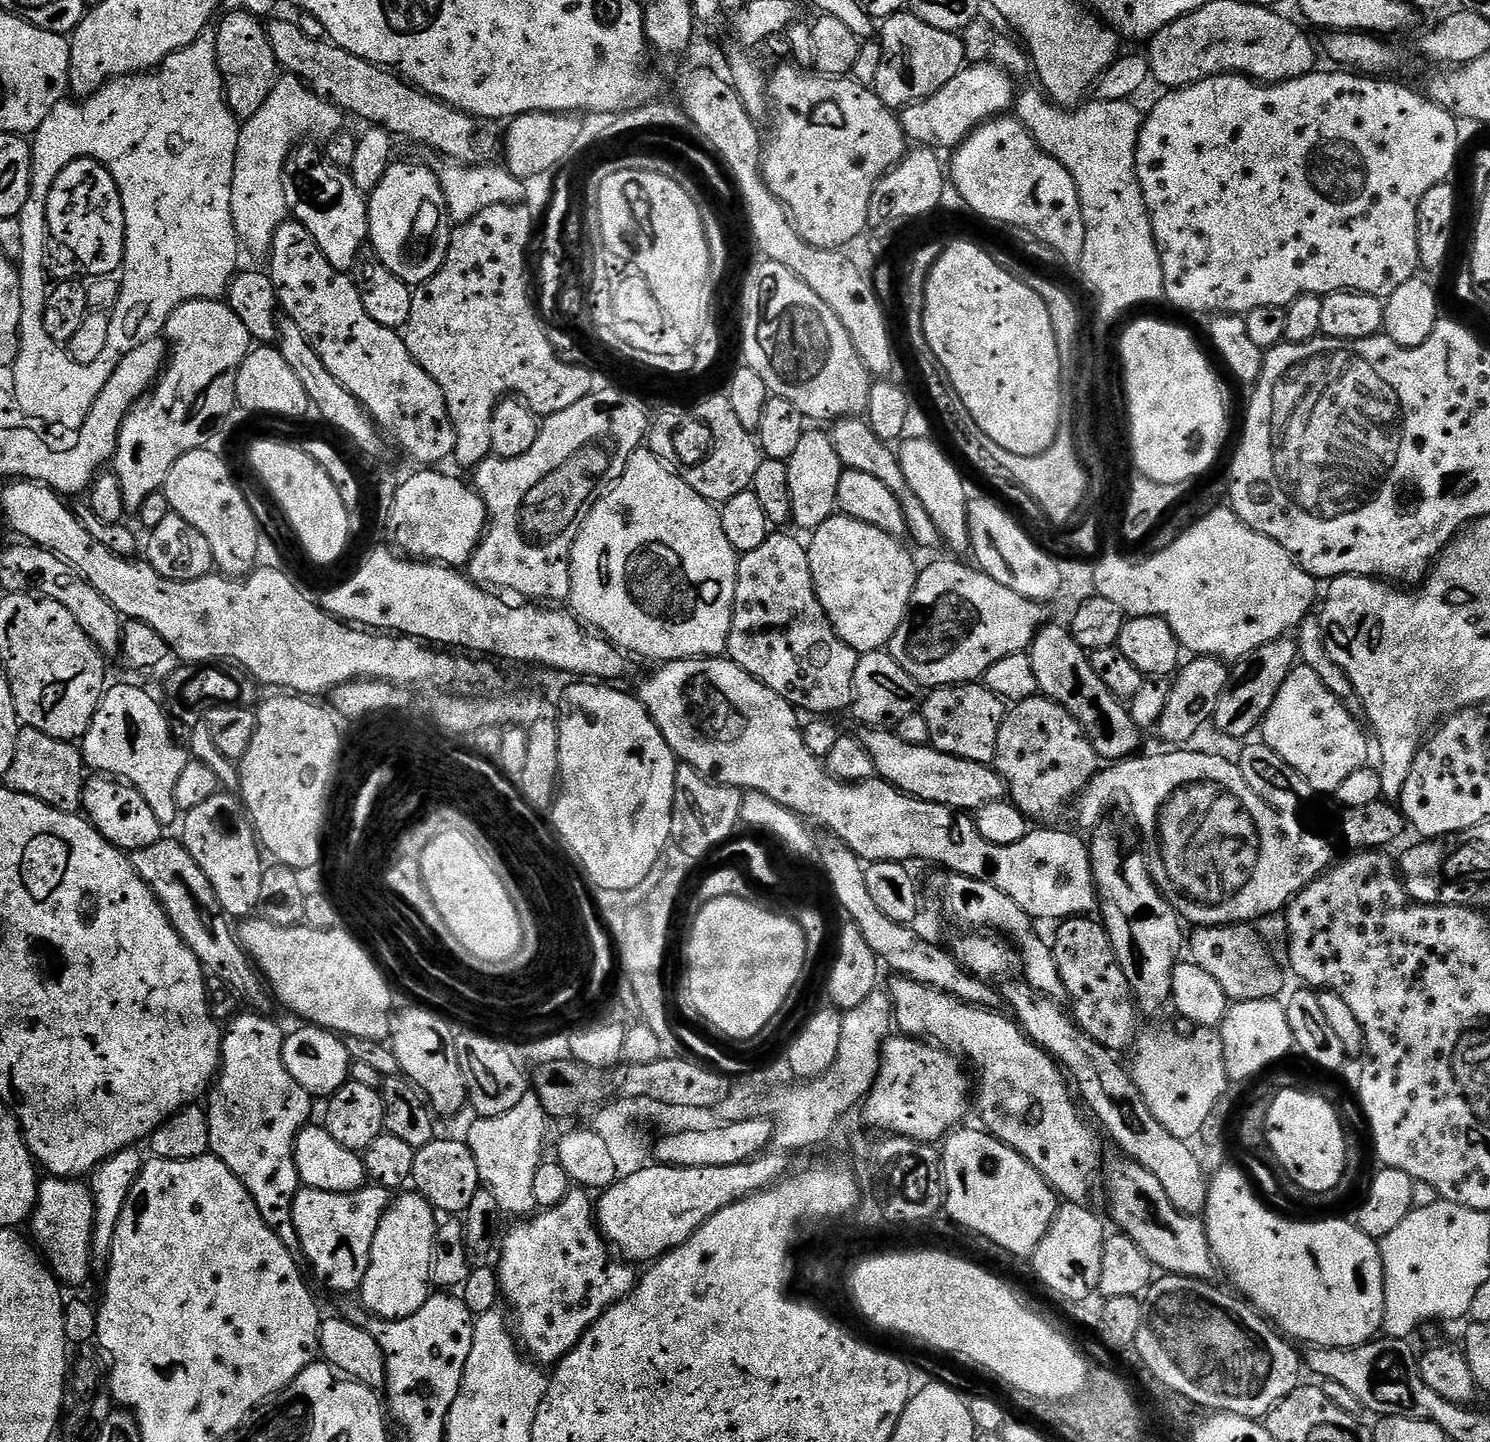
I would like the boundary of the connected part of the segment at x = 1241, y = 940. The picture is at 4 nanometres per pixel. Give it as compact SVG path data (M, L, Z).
M1247 923L1227 926L1200 926L1191 933L1187 941L1187 951L1192 951L1191 963L1202 966L1206 974L1226 990L1229 1001L1270 1000L1279 997L1284 988L1284 976L1276 965L1270 949L1264 940L1255 932L1255 927Z

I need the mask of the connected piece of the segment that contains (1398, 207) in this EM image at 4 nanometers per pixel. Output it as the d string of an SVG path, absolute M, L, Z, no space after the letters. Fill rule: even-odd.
M1317 70L1308 76L1303 76L1297 80L1283 80L1280 84L1265 84L1257 82L1247 76L1239 74L1225 74L1222 76L1211 76L1202 82L1194 82L1185 88L1173 88L1163 93L1164 97L1153 106L1144 116L1144 125L1140 128L1140 137L1136 147L1136 173L1138 182L1142 186L1142 198L1146 198L1146 206L1150 214L1150 222L1154 230L1156 245L1160 251L1160 261L1162 262L1162 278L1164 279L1163 299L1169 300L1176 308L1181 308L1184 312L1210 312L1209 314L1247 314L1258 306L1278 306L1287 308L1293 304L1300 296L1329 296L1331 292L1361 292L1387 298L1402 286L1402 282L1410 282L1420 268L1418 258L1418 206L1426 194L1434 186L1445 183L1448 176L1456 168L1456 155L1460 152L1460 128L1455 116L1450 115L1442 106L1428 99L1427 95L1411 92L1408 88L1403 88L1400 84L1391 84L1393 81L1388 78L1373 78L1362 76L1351 70L1331 70L1323 72Z

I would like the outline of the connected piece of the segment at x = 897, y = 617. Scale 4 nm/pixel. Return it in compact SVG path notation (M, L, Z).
M843 514L829 516L811 536L807 549L812 581L842 642L858 654L887 649L907 613L918 564L897 537Z

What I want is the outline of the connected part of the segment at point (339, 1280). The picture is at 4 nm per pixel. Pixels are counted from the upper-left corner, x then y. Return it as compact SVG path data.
M365 1186L356 1192L327 1192L301 1187L292 1203L294 1230L298 1230L298 1242L303 1259L308 1259L312 1272L320 1284L332 1292L352 1292L364 1281L366 1266L370 1262L370 1246L378 1230L378 1222L390 1203L390 1192L386 1188Z

